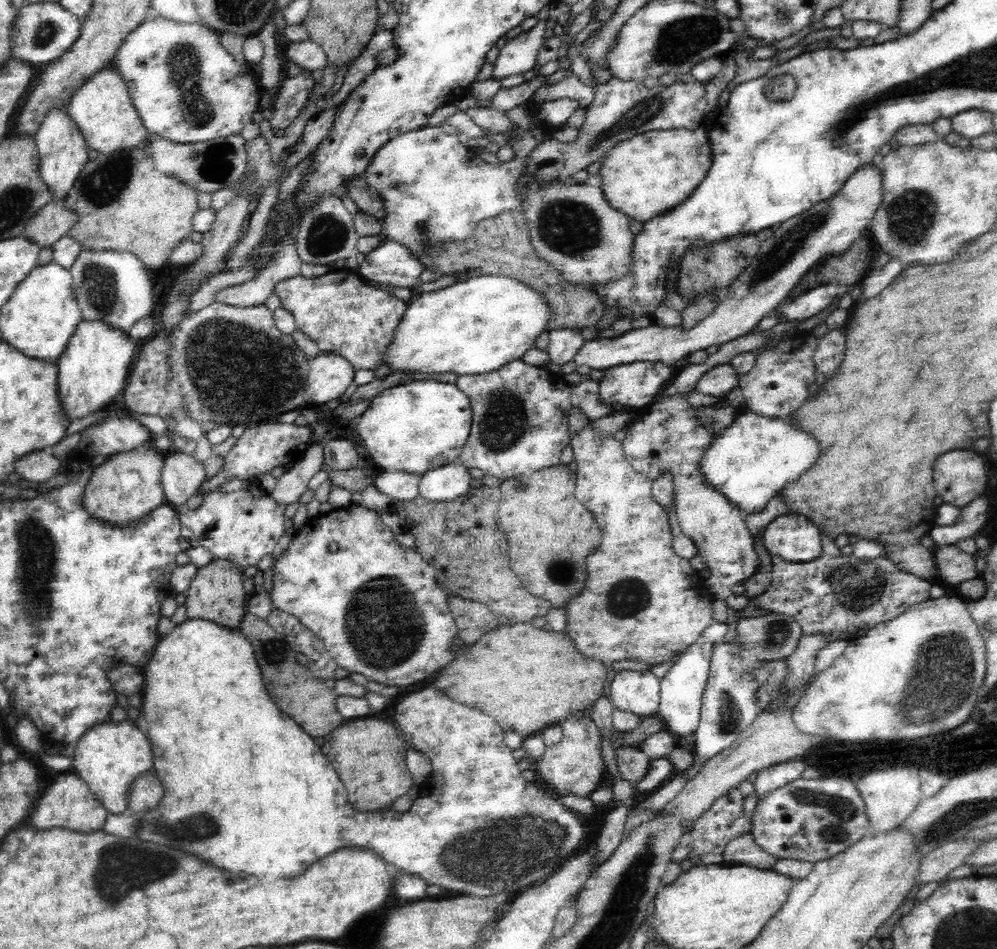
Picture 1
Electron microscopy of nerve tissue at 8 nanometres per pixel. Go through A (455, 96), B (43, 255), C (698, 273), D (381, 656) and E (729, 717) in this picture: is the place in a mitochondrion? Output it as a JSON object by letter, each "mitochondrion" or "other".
{"A":"other","B":"other","C":"mitochondrion","D":"mitochondrion","E":"mitochondrion"}

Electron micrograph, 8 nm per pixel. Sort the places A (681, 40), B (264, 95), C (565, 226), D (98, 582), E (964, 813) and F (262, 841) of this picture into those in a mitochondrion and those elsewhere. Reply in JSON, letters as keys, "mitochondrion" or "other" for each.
{"A":"mitochondrion","B":"other","C":"mitochondrion","D":"other","E":"mitochondrion","F":"other"}

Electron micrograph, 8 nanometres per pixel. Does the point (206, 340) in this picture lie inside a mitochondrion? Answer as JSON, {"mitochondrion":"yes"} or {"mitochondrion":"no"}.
{"mitochondrion":"yes"}

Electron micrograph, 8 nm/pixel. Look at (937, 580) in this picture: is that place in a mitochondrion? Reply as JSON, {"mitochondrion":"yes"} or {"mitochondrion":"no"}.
{"mitochondrion":"no"}

